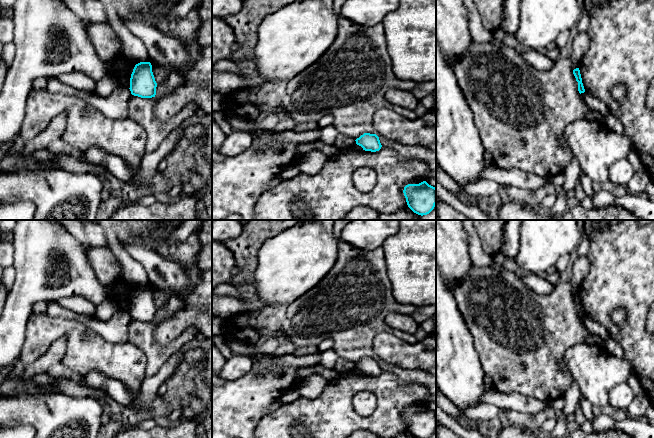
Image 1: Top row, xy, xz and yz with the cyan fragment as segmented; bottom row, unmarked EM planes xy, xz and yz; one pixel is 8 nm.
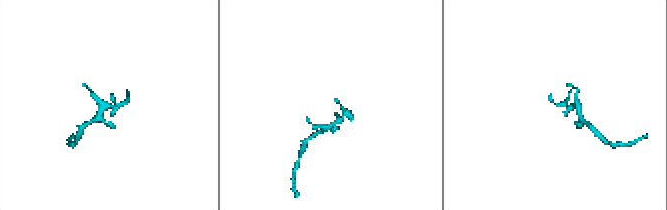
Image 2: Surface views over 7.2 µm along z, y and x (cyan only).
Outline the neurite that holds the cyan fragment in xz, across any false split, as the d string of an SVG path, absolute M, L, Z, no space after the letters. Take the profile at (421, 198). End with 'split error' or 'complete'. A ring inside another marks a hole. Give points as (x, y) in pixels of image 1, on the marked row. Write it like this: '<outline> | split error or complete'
M426 181L406 185L403 193L408 207L418 215L429 214L436 205L436 188Z | complete

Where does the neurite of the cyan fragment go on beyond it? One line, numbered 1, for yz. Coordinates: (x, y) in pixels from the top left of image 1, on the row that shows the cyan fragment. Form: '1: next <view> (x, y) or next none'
1: next none

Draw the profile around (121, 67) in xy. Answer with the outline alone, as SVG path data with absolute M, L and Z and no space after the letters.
M119 54L109 63L111 64L111 71L108 74L114 77L119 85L121 85L122 82L130 82L133 69L135 65L138 64L129 60L122 54Z

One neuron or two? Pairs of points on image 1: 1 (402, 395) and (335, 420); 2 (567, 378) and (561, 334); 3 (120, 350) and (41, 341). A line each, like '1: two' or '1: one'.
1: one
2: one
3: one

